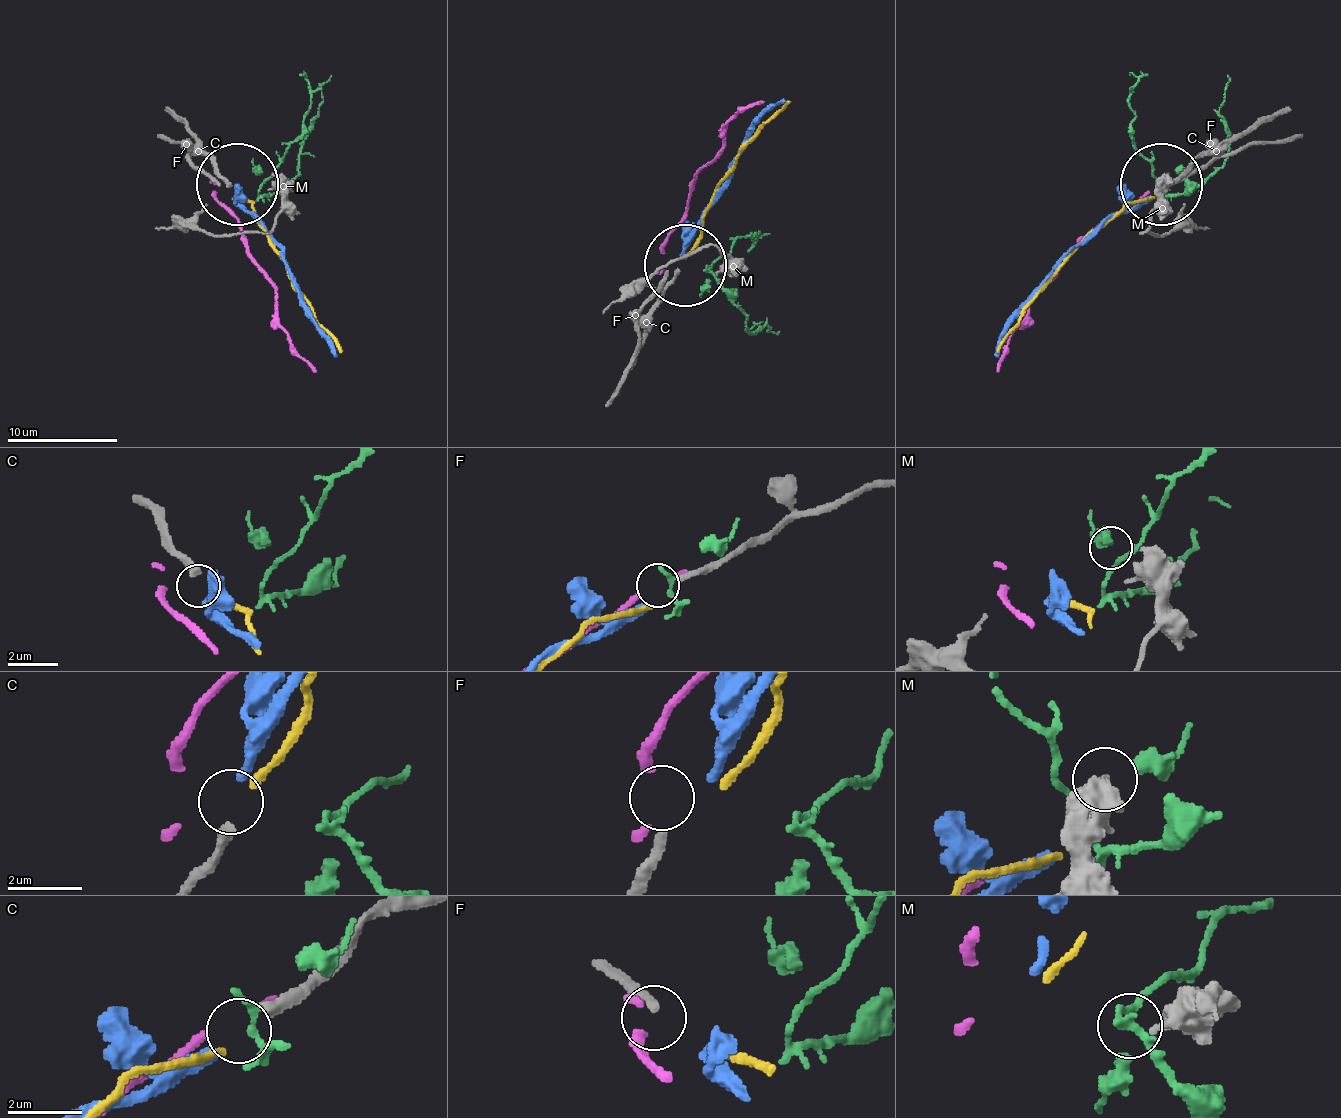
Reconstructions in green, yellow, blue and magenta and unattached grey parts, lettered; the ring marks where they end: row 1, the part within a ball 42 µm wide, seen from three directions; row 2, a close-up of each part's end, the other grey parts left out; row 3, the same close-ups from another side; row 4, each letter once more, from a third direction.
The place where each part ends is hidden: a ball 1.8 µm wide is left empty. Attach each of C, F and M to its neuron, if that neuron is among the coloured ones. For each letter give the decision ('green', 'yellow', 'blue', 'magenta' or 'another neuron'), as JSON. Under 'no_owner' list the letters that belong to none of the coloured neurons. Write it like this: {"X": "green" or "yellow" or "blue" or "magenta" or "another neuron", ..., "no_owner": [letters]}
{"C": "blue", "F": "another neuron", "M": "another neuron", "no_owner": ["F", "M"]}

